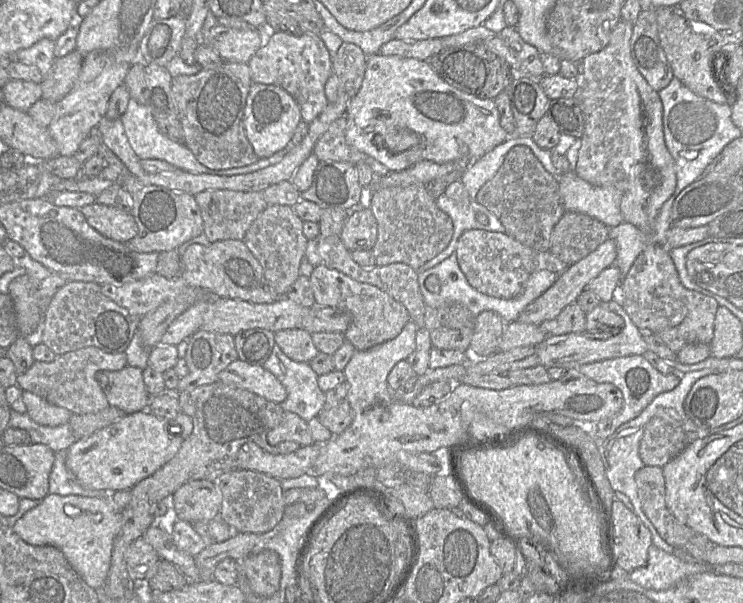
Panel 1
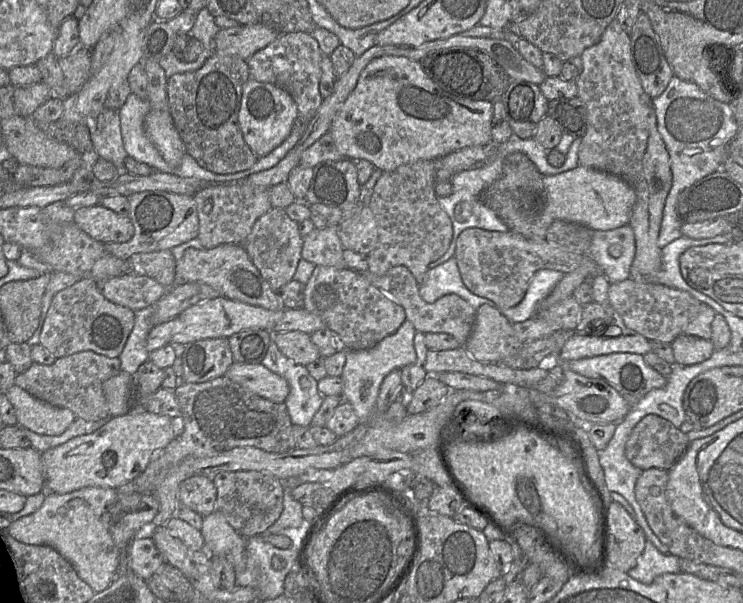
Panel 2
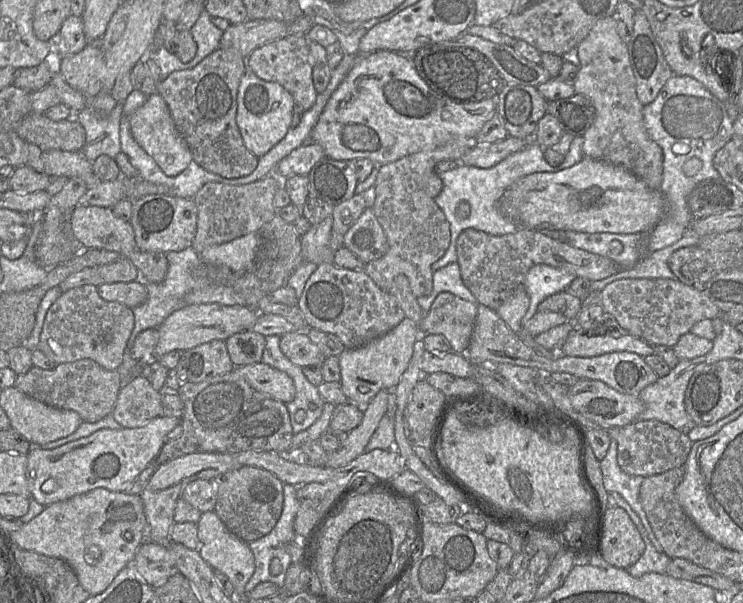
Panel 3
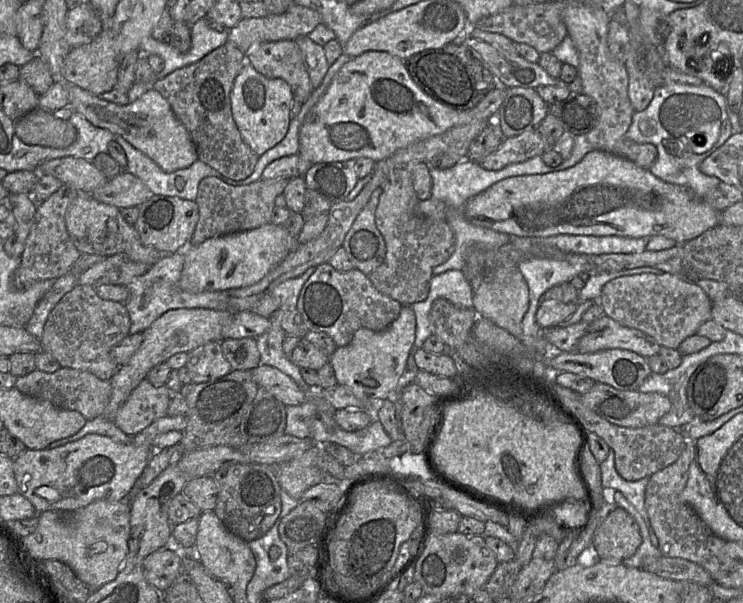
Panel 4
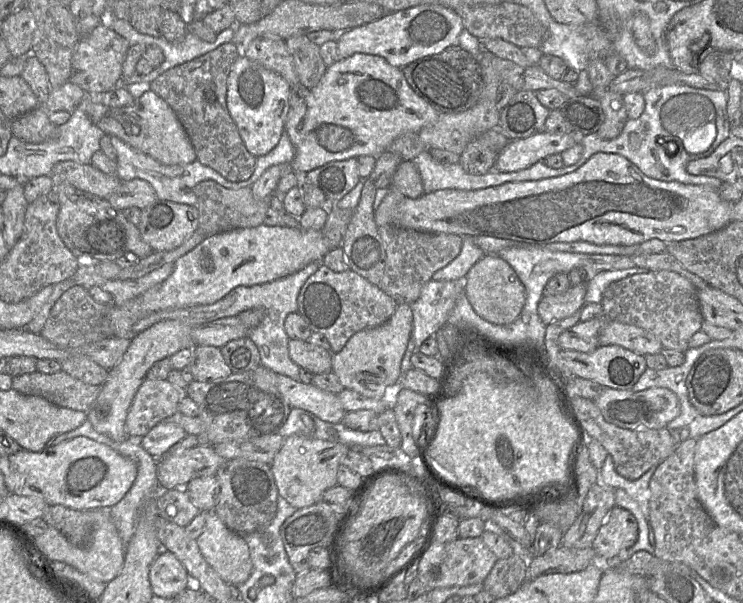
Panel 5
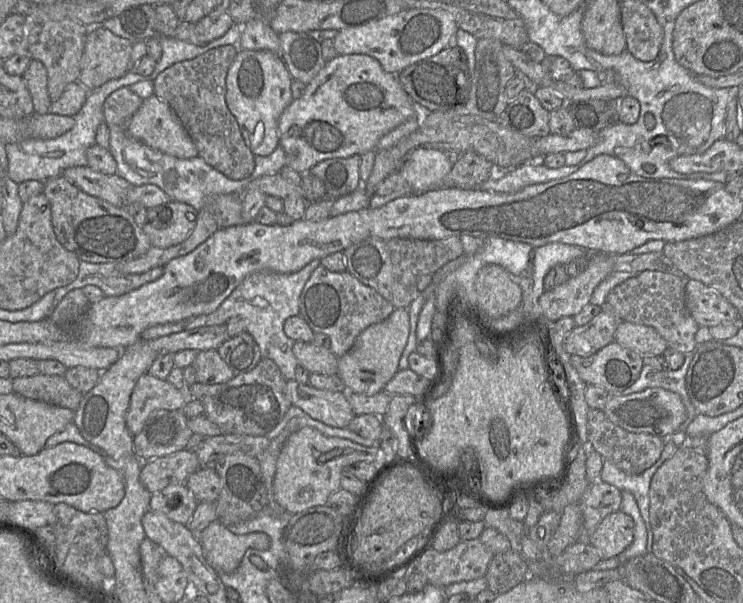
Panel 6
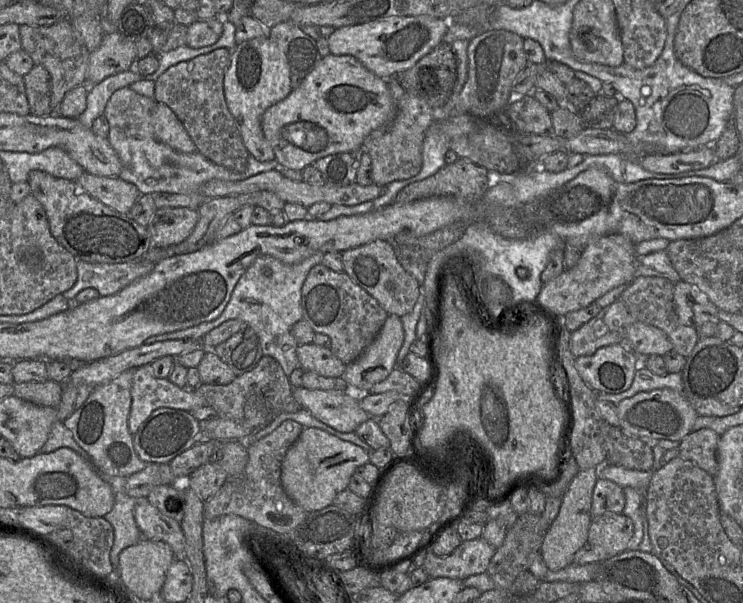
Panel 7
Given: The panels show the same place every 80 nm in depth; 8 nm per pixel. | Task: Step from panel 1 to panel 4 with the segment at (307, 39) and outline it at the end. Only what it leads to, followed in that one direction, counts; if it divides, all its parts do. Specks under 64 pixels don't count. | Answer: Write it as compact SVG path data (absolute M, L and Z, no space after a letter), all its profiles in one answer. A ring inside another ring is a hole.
M295 40L257 44L246 54L246 61L263 76L282 79L288 83L293 98L306 101L313 91L301 51Z

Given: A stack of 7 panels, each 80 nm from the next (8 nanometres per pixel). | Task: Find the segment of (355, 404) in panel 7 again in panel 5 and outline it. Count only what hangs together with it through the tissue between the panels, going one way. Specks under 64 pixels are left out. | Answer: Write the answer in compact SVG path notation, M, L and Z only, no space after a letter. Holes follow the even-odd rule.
M277 374L276 386L291 408L300 408L319 419L340 423L346 413L336 394Z

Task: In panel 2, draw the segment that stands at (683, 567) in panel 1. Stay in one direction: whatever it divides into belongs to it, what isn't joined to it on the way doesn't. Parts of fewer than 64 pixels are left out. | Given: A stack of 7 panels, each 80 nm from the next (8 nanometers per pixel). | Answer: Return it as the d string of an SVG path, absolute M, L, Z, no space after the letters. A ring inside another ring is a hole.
M647 539L645 548L638 558L636 566L627 574L643 584L651 584L658 576L680 572L680 558L671 554L662 554Z

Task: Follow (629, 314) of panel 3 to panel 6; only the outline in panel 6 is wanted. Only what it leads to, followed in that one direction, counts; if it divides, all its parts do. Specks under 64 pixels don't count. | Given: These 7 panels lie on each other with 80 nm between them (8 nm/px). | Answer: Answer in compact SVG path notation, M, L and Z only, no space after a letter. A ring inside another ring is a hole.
M643 271L615 286L603 306L612 310L623 322L653 327L665 339L668 348L686 354L697 347L695 334L699 329L686 307L686 281L669 272Z

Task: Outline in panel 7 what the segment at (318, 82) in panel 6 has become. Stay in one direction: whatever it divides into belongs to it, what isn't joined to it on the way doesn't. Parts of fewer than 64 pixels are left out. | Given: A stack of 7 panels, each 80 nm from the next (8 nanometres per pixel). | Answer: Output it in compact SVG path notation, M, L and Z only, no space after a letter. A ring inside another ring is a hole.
M330 54L323 57L286 98L265 110L261 127L274 151L279 168L302 171L319 158L362 148L365 138L373 130L391 122L395 115L396 102L385 79L376 76L352 56Z

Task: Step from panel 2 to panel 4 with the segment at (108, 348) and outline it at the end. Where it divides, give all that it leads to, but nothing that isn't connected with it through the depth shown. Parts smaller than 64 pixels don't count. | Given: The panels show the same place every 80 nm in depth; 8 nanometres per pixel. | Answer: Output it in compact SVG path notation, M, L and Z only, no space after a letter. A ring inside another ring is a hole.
M77 285L66 293L51 310L41 338L42 351L55 359L60 367L87 371L101 380L110 380L119 365L112 357L113 348L129 335L130 318L121 302L101 299L90 285Z

